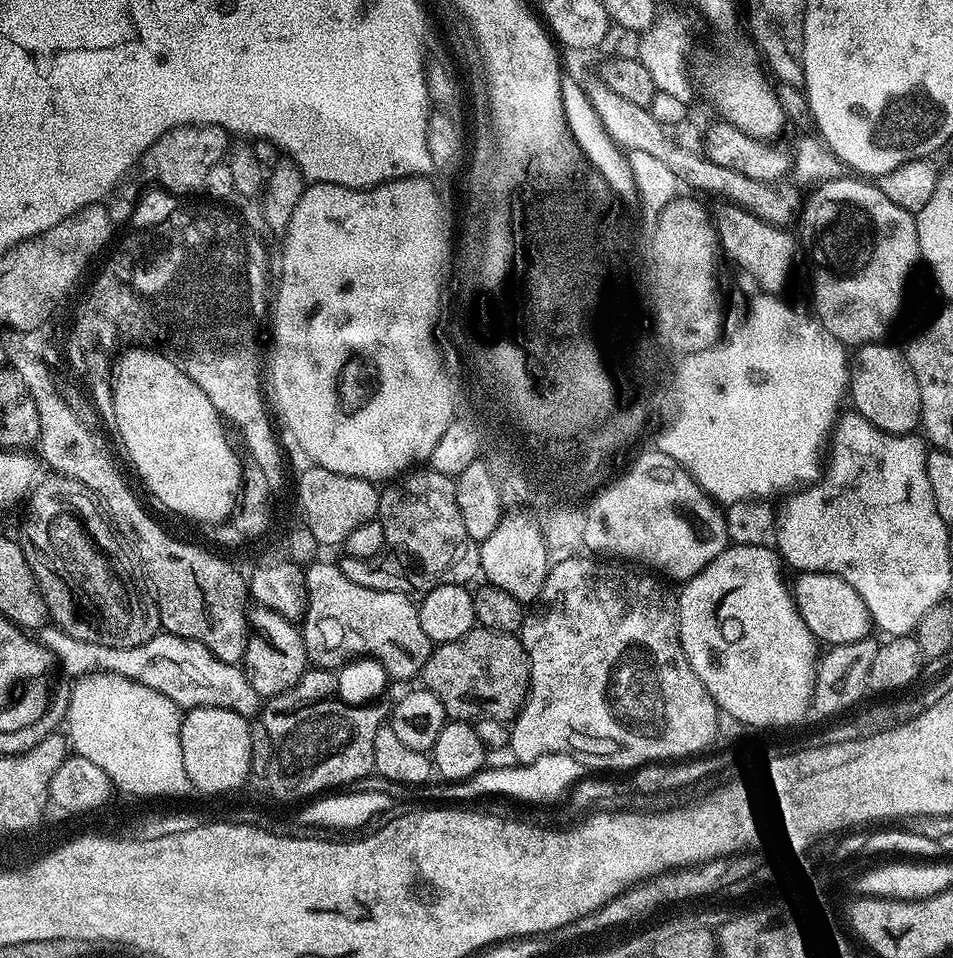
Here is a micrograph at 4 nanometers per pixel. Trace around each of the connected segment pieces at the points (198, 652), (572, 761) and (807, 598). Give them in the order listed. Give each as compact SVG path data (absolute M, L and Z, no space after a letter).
M55 626L39 629L38 640L56 657L62 672L64 668L65 674L72 676L71 678L91 676L94 672L121 676L142 686L150 686L150 690L158 690L181 710L225 708L238 713L239 716L252 718L257 715L256 707L262 704L262 697L256 693L254 686L250 686L243 667L222 662L197 640L158 634L142 646L119 648L70 638L70 634Z
M559 752L543 755L530 764L509 764L510 766L502 768L488 766L480 769L468 780L449 783L444 794L450 802L464 802L460 800L472 800L480 796L499 796L532 804L546 804L560 799L563 795L565 797L573 786L585 777L586 771L581 764L583 763L573 753Z
M803 572L795 578L790 588L793 604L815 639L835 646L854 643L869 635L871 616L861 596L848 582L827 572Z

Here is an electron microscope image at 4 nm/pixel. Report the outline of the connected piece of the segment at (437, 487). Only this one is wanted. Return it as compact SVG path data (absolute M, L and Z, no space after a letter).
M430 466L401 475L381 491L378 519L384 531L384 549L380 553L374 558L339 557L342 574L350 582L370 586L370 590L420 598L438 586L471 585L471 580L481 575L480 545L470 538L462 522L453 477L438 474Z

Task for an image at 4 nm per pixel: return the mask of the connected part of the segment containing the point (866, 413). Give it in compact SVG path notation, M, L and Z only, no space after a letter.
M888 342L857 347L849 359L848 396L860 416L886 433L909 435L919 427L921 395L907 353L901 347L890 346Z

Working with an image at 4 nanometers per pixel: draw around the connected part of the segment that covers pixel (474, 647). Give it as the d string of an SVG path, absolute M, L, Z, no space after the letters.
M473 626L462 638L433 647L422 673L422 684L442 702L445 717L452 720L511 722L528 696L529 667L519 635Z

